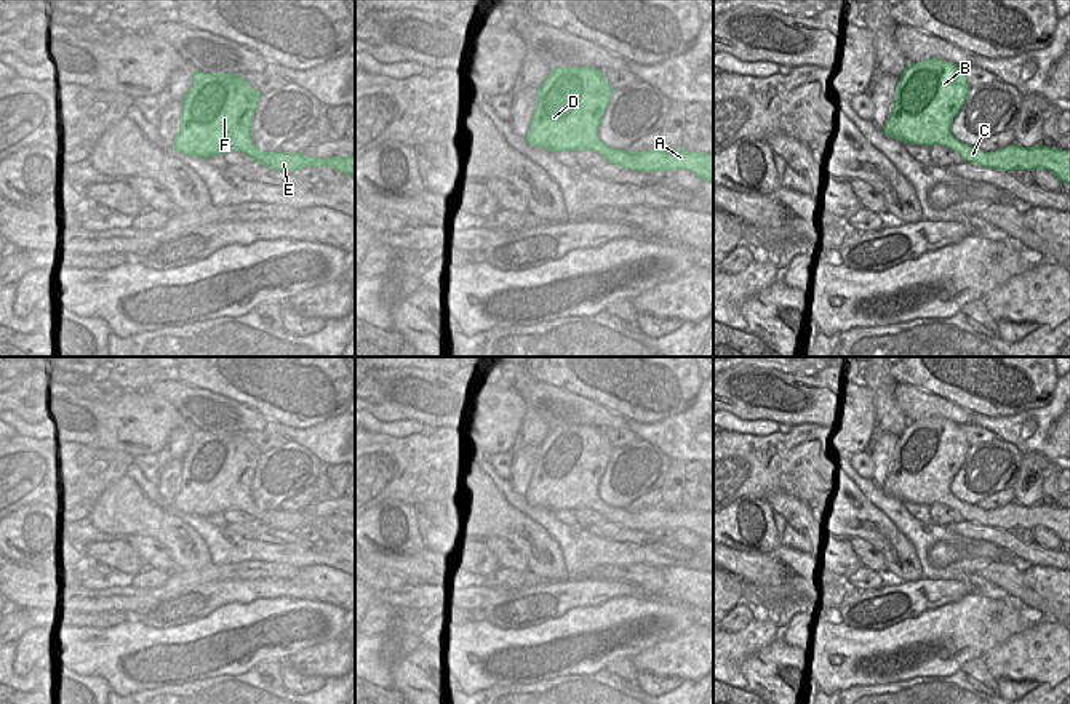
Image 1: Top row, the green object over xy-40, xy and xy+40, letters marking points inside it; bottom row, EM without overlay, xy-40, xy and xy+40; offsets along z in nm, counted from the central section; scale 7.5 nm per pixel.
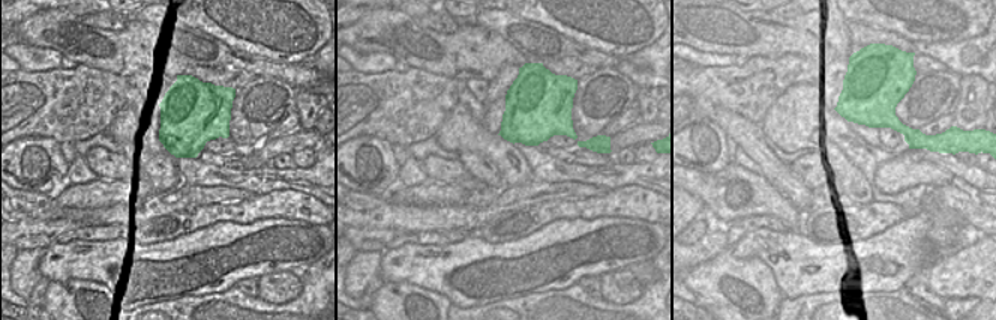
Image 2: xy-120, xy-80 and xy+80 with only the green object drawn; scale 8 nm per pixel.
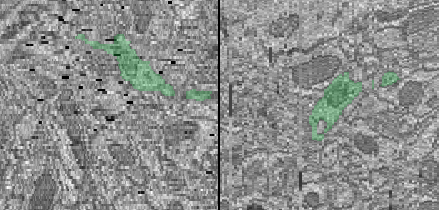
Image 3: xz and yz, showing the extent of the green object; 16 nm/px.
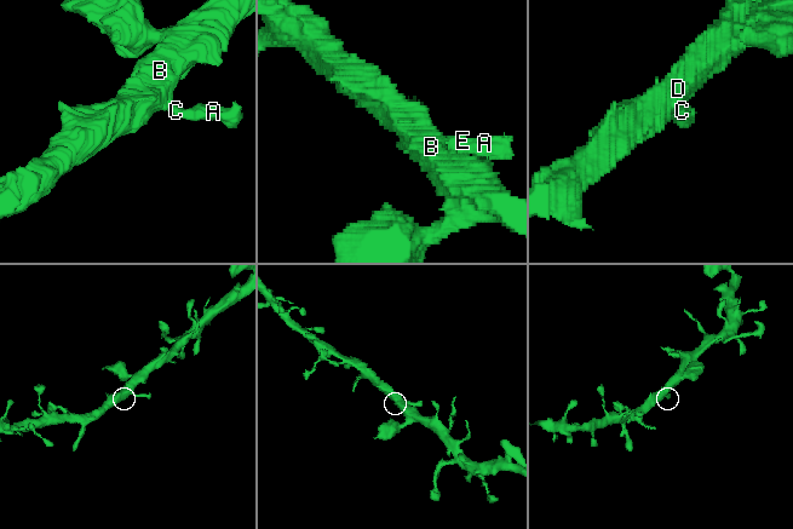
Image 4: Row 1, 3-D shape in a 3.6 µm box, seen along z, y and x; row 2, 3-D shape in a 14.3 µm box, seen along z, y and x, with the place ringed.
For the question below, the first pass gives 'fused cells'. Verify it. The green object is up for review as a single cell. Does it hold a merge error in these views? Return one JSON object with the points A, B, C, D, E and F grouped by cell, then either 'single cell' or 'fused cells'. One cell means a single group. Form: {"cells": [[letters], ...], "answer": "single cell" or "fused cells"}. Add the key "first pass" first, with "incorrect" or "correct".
{"first pass": "incorrect", "cells": [["A", "B", "C", "D", "E", "F"]], "answer": "single cell"}

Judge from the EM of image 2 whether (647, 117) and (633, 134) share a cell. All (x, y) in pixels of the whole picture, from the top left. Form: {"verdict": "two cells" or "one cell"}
{"verdict": "two cells"}

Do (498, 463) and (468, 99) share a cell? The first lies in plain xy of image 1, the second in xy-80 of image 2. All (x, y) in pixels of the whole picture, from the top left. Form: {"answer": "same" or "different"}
{"answer": "different"}

